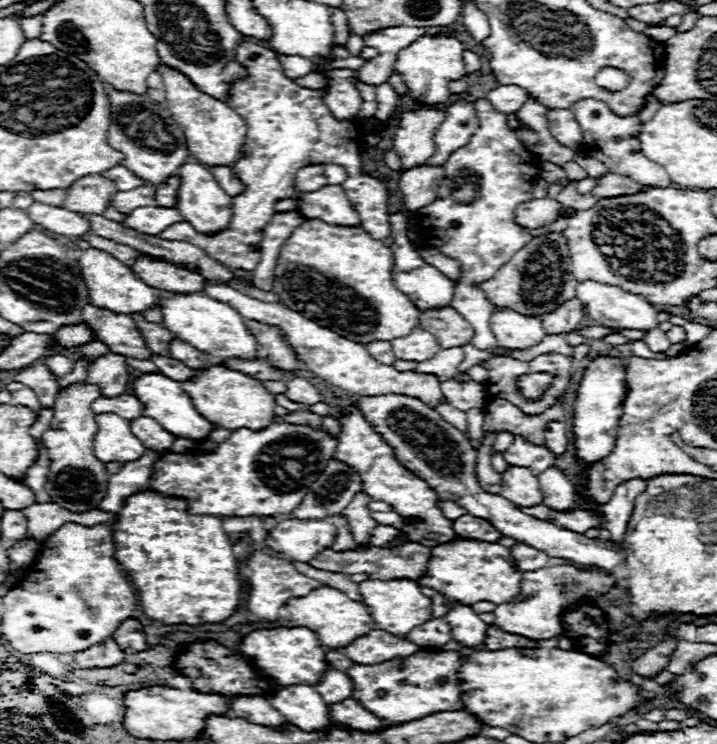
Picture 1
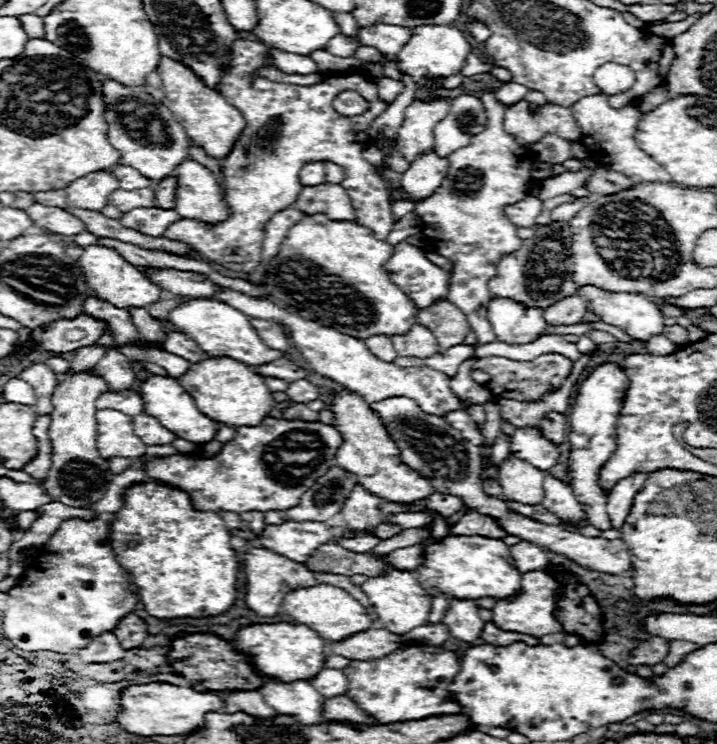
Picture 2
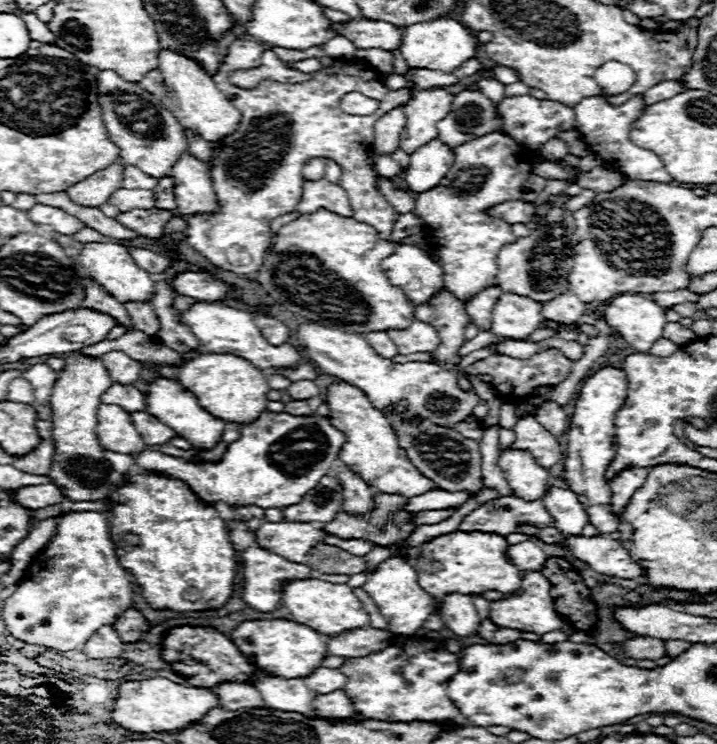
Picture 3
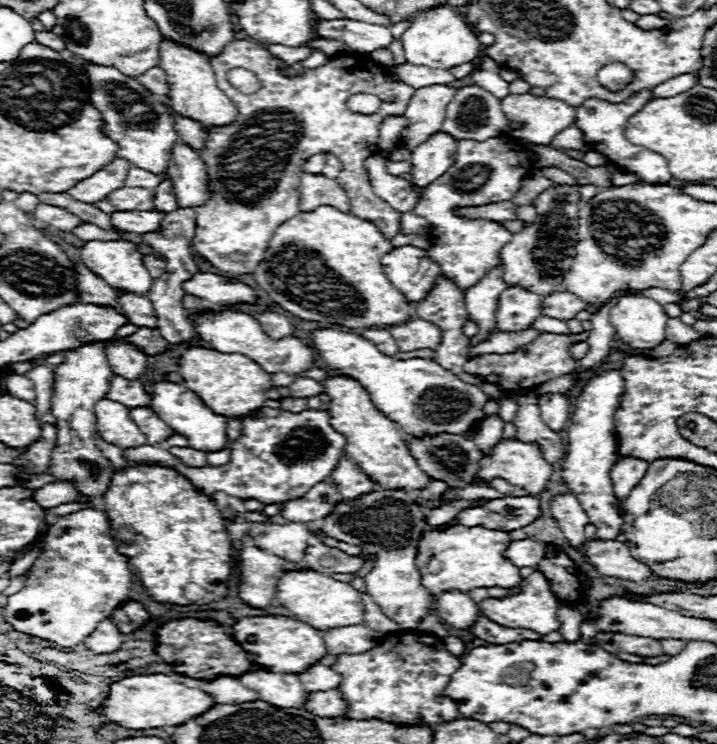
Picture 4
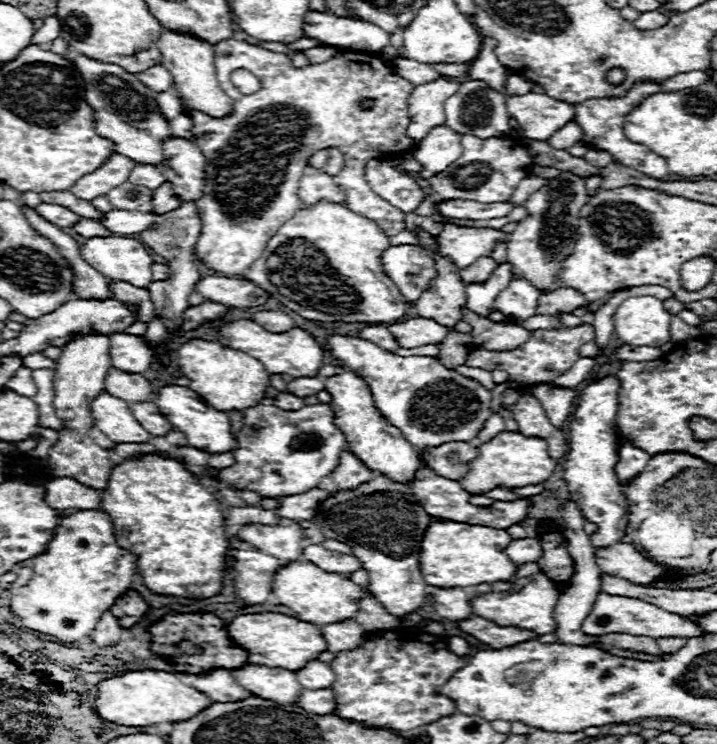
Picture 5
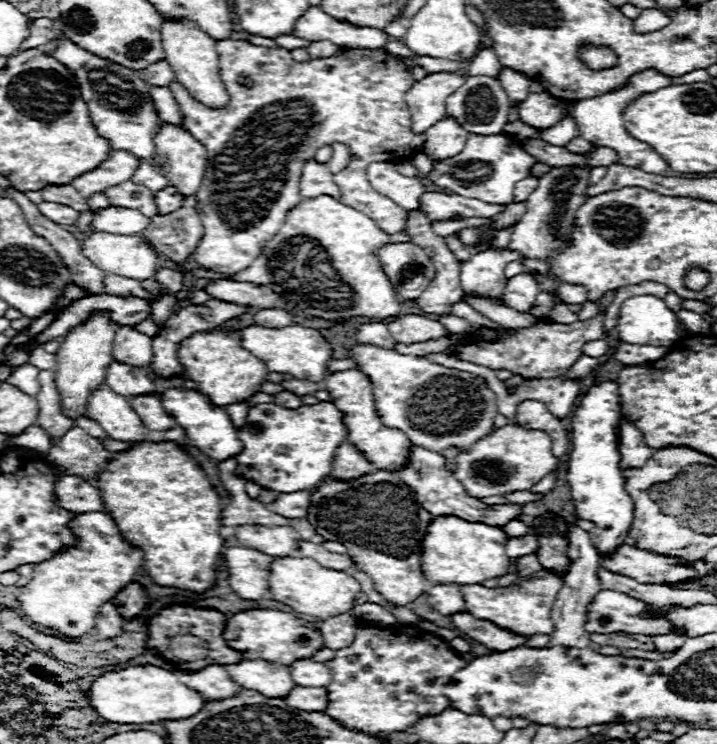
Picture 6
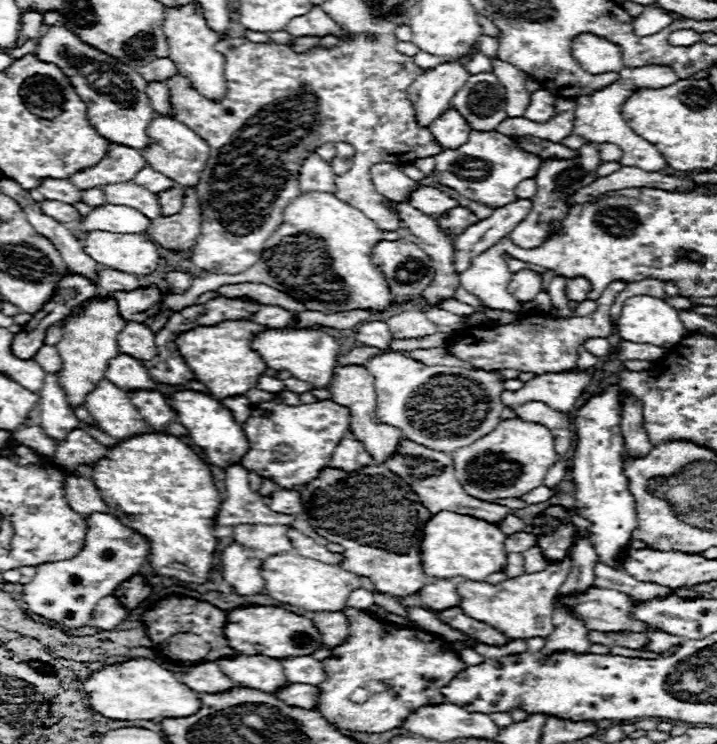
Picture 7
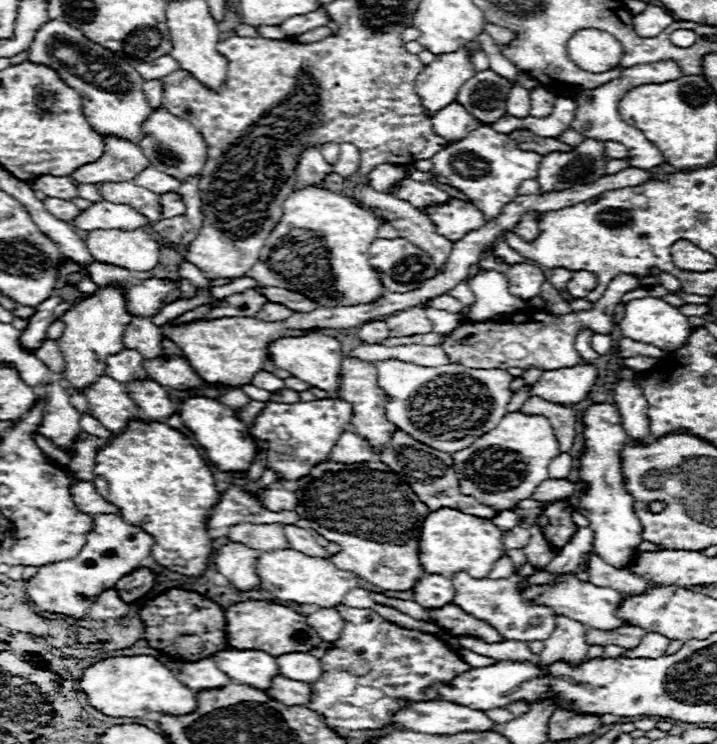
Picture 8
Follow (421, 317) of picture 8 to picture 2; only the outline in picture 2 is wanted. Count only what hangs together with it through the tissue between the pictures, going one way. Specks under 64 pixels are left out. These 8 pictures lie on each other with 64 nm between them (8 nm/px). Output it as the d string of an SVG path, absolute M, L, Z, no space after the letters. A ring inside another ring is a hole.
M414 324L406 334L390 336L398 356L418 356L428 358L438 352L436 336L422 324Z

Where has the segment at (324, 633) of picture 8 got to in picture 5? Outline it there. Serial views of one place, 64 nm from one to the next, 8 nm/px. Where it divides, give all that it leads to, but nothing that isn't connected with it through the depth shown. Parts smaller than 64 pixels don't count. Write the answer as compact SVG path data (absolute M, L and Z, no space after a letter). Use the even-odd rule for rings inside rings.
M342 620L334 624L322 626L322 636L326 640L326 650L328 652L340 652L346 648L356 648L358 640L364 636L364 628L356 624L354 620Z

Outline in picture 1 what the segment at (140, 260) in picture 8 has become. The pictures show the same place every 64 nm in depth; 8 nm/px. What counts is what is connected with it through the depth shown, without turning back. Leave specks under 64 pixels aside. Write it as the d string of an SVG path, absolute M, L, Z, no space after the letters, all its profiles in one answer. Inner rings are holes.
M86 248L80 256L78 265L82 268L82 278L90 292L90 302L98 308L110 308L112 312L144 312L150 306L154 306L160 300L162 290L148 286L144 280L140 280L130 266L114 258L110 252L98 250L98 248Z

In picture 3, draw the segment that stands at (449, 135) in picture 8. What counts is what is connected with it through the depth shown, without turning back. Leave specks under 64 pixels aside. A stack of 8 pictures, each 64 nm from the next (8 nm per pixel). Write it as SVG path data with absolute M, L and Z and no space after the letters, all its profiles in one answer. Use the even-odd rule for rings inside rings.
M430 140L410 156L410 168L404 172L404 182L412 192L426 192L442 180L448 168L454 164L454 150L440 142Z

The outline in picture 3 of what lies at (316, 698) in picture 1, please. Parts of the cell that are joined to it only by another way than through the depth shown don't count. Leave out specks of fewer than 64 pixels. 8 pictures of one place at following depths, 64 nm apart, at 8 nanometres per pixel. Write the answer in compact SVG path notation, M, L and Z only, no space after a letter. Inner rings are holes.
M258 674L252 678L250 684L258 688L268 708L278 708L284 712L306 712L306 716L316 716L314 706L312 706L316 692L306 688L302 678Z

